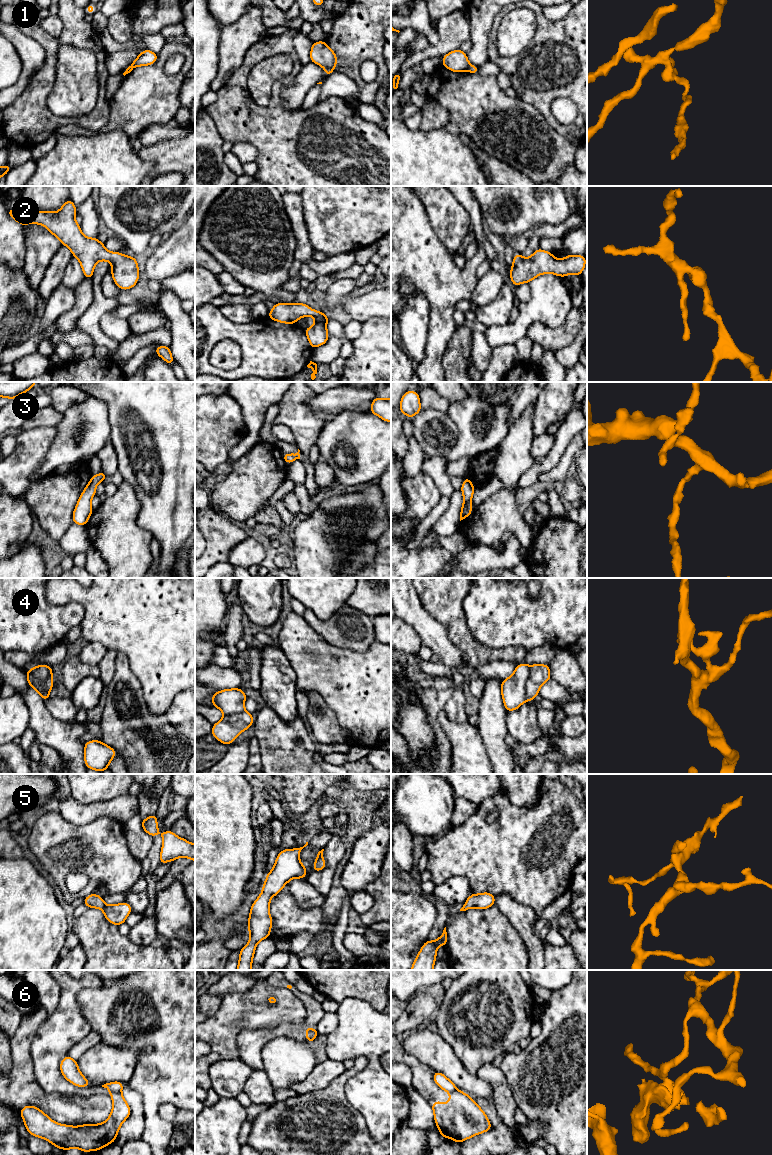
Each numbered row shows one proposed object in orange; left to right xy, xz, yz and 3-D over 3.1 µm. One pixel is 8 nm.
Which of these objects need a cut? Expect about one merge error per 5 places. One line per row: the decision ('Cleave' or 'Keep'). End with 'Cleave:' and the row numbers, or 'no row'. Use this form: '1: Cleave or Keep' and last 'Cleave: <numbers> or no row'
1: Cleave
2: Keep
3: Keep
4: Cleave
5: Keep
6: Cleave
Cleave: 1, 4, 6

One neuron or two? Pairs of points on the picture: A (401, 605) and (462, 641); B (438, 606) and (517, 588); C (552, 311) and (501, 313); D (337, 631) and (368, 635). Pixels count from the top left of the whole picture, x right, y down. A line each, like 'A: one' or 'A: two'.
A: two
B: two
C: two
D: one

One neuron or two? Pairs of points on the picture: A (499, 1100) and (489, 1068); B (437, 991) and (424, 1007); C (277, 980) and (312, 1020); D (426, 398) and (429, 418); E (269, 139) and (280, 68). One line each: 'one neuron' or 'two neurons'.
A: one neuron
B: two neurons
C: one neuron
D: two neurons
E: two neurons

